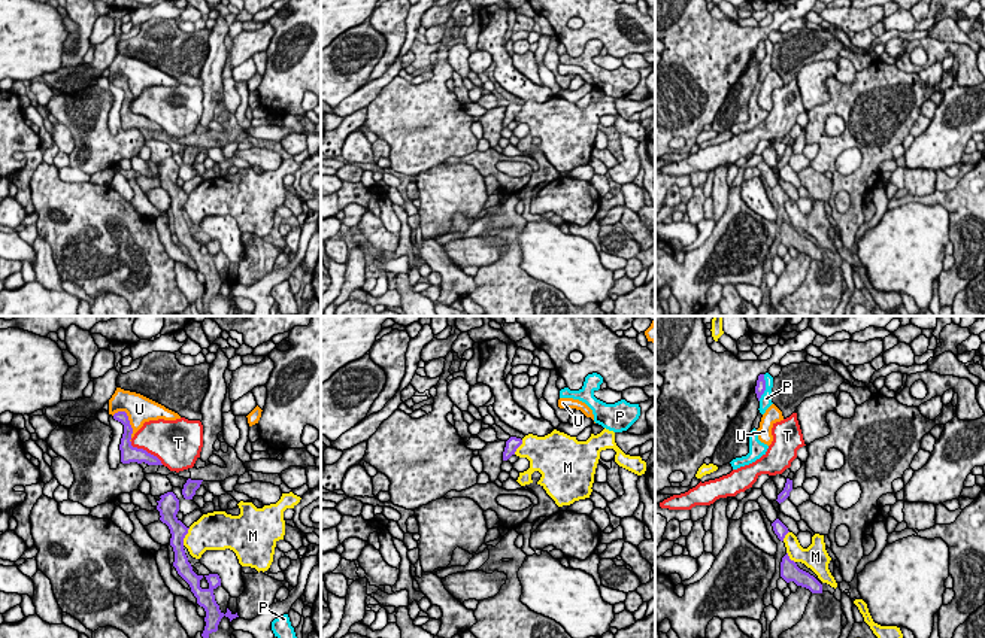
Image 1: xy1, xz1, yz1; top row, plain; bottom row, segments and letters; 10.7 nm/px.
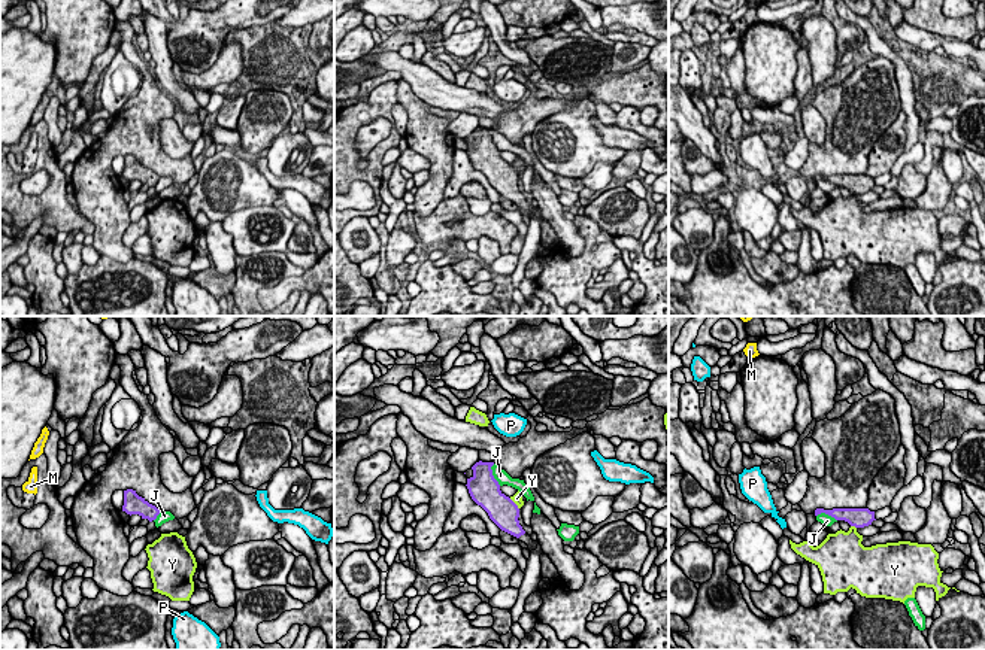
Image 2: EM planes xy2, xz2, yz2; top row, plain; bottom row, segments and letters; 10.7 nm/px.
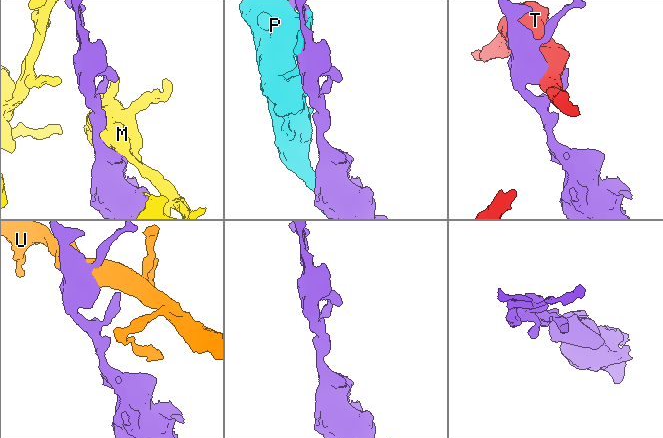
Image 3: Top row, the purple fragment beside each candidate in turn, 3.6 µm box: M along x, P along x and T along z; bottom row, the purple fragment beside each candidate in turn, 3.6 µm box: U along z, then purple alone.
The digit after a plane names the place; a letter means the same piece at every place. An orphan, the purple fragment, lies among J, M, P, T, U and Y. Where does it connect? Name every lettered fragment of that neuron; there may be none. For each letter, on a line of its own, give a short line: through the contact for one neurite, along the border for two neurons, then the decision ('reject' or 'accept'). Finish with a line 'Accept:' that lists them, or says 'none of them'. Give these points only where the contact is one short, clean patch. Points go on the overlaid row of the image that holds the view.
J: xz2 (493, 464), (491, 474), (500, 485) | reject
M: reject
P: reject
T: reject
U: reject
Y: reject
Accept: none of them

